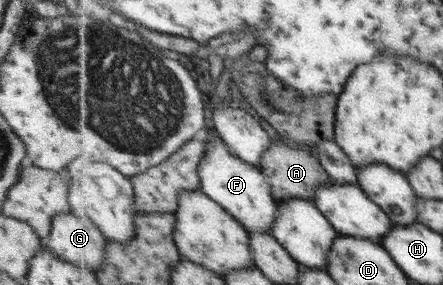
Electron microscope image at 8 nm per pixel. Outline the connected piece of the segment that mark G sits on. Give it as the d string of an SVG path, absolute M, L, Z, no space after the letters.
M68 212L51 218L49 233L43 242L64 262L98 268L104 262L108 238L90 217L77 217Z

